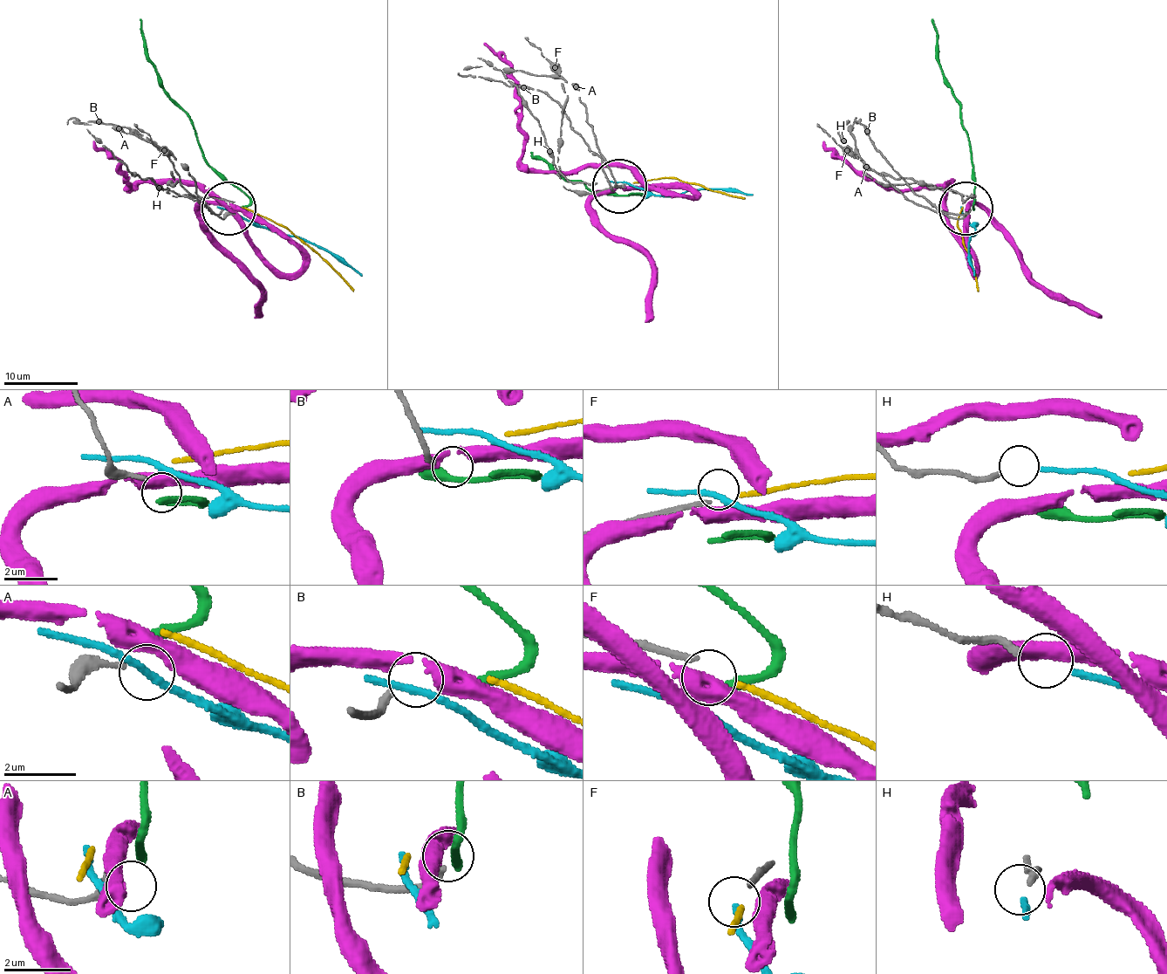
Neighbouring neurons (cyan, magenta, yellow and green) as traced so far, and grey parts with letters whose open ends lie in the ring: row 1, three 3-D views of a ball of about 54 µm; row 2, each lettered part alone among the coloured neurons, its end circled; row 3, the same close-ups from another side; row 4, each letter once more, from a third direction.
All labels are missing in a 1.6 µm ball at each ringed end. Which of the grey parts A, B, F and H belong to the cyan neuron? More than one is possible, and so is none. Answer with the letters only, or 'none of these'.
H

